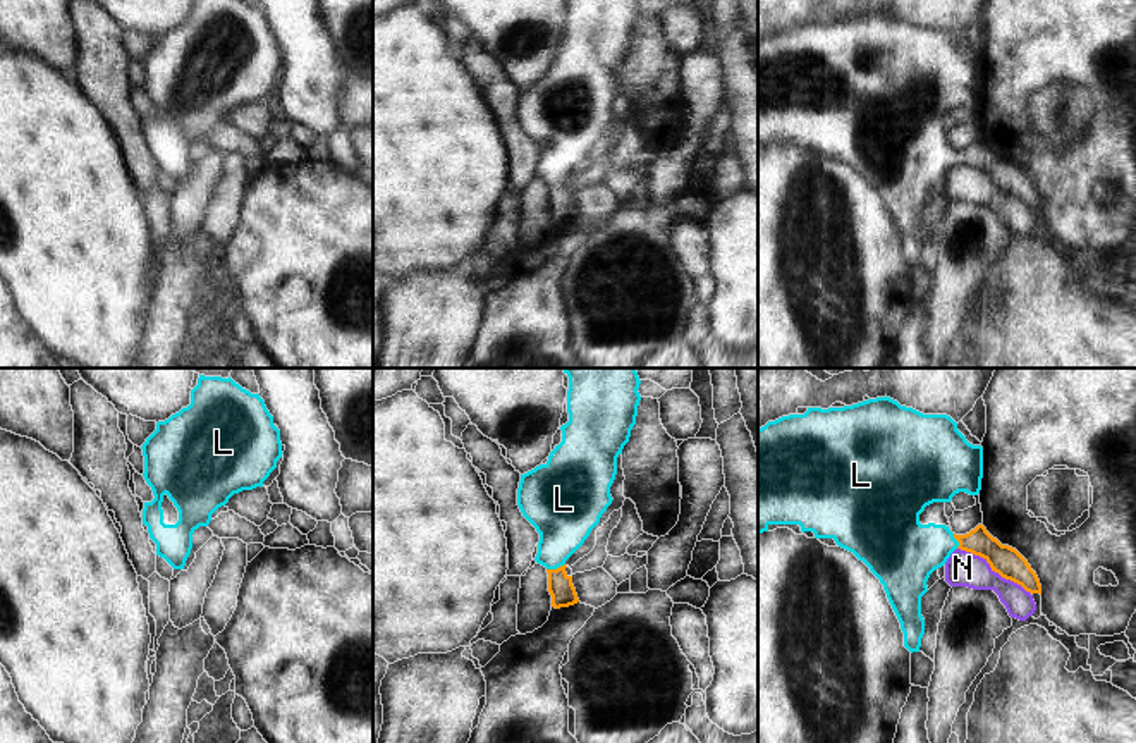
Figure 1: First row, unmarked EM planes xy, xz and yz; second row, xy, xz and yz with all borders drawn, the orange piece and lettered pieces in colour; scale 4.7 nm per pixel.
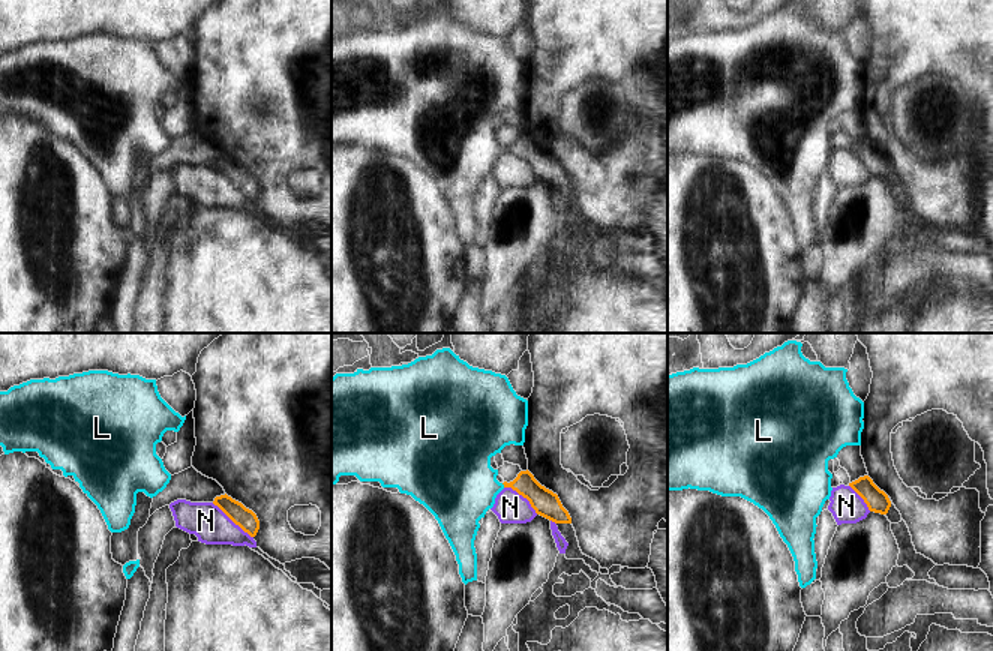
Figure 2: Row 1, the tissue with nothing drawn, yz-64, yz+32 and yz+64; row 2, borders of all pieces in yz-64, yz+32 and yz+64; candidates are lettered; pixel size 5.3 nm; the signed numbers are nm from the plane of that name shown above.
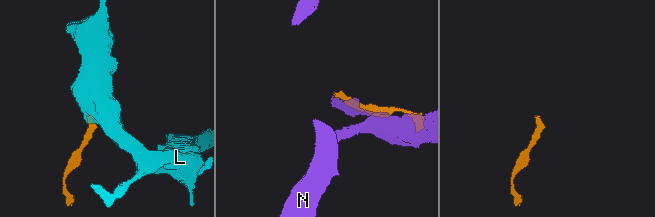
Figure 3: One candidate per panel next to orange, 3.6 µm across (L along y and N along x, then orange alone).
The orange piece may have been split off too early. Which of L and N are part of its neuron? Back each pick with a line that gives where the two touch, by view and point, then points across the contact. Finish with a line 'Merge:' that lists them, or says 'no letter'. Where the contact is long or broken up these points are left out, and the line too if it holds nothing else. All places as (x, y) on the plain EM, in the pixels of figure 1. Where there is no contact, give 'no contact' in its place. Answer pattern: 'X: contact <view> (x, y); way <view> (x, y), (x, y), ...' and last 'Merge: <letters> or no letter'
L: contact xz (557, 183); way xz (561, 202), (557, 183), (557, 157), (564, 131)
Merge: L

